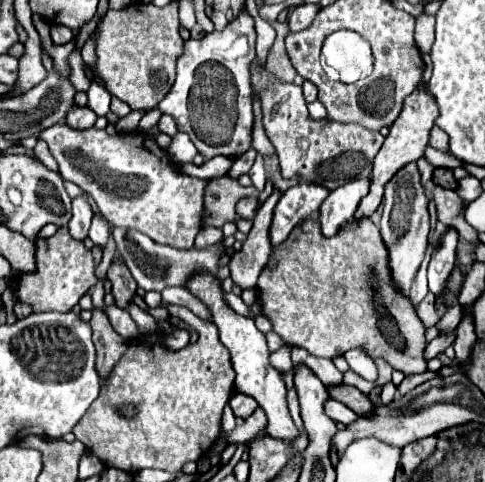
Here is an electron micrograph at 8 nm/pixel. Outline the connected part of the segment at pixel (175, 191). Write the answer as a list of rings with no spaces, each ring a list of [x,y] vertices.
[[[55,124],[43,130],[39,138],[49,144],[61,176],[89,192],[109,224],[141,230],[167,246],[181,250],[193,248],[193,240],[203,226],[205,188],[209,180],[181,174],[149,132],[137,130],[109,136],[97,128],[75,130],[67,124]]]

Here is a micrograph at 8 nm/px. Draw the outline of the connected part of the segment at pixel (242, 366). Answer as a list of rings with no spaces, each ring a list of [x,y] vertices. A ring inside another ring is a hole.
[[[195,272],[185,282],[185,288],[209,308],[209,312],[211,312],[209,320],[217,326],[219,340],[223,342],[223,346],[231,354],[231,362],[233,362],[233,368],[237,372],[237,390],[253,396],[257,400],[257,404],[265,410],[267,420],[269,420],[267,422],[267,434],[273,438],[281,438],[281,440],[293,440],[299,434],[299,430],[295,428],[295,424],[289,416],[289,410],[287,410],[287,402],[285,402],[287,390],[285,390],[283,378],[277,370],[273,370],[269,366],[269,350],[267,350],[267,342],[265,342],[263,332],[257,330],[257,326],[251,318],[241,316],[229,308],[229,304],[225,302],[221,280],[213,278],[213,274],[209,274],[209,272],[197,274]]]

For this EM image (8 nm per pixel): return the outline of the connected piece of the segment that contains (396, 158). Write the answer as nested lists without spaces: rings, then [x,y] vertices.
[[[419,82],[417,88],[415,88],[415,92],[405,98],[405,104],[403,104],[403,110],[401,110],[397,122],[393,122],[391,132],[389,132],[389,136],[387,136],[385,142],[383,142],[383,148],[379,150],[379,154],[377,154],[375,160],[373,160],[371,190],[369,190],[369,194],[361,200],[359,208],[357,208],[357,212],[355,212],[355,218],[371,216],[371,214],[377,210],[377,206],[379,206],[379,202],[381,202],[381,198],[383,198],[383,186],[385,186],[385,182],[389,182],[389,178],[391,178],[401,166],[405,166],[407,162],[419,160],[419,158],[423,156],[423,150],[425,150],[425,146],[429,144],[429,132],[431,132],[431,128],[433,128],[433,124],[435,124],[437,114],[439,114],[437,102],[435,102],[429,86],[427,86],[425,82]]]

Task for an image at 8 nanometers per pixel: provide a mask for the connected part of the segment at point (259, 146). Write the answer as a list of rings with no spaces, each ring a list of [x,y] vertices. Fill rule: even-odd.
[[[255,120],[255,126],[253,126],[253,148],[265,156],[265,154],[271,154],[273,152],[273,144],[269,142],[265,130],[263,130],[263,122],[257,122]]]

